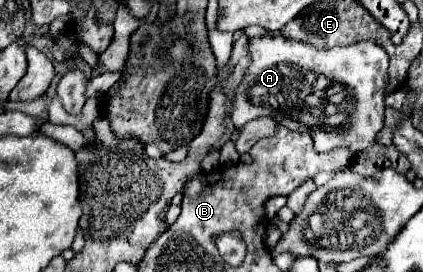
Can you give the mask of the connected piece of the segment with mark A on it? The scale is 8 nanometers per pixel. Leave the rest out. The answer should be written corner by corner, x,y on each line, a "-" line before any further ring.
262,36
250,38
248,52
252,56
252,64
248,66
242,84
234,92
232,122
236,128
260,116
272,116
278,124
292,132
308,130
316,152
346,148
352,156
358,156
376,144
376,136
384,126
384,100
388,88
388,54
382,46
374,42
358,42
344,48
320,50
312,44
282,36

